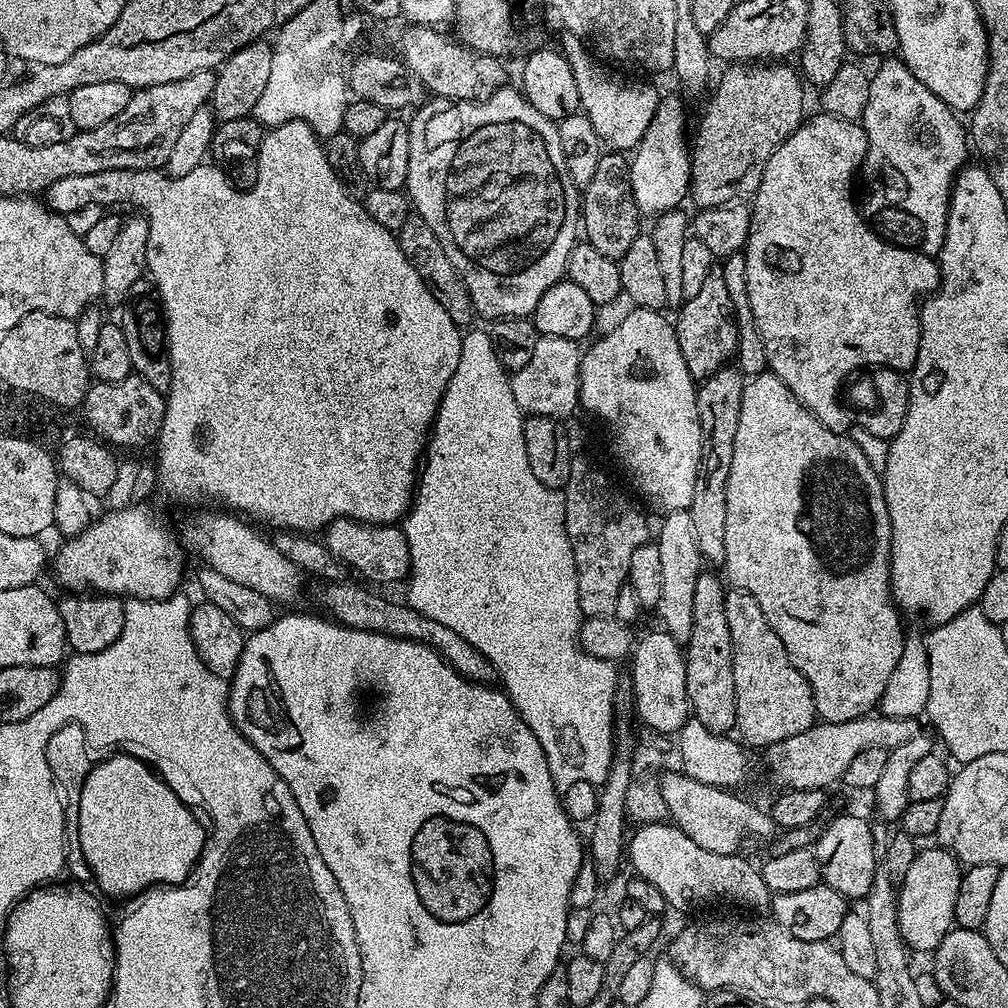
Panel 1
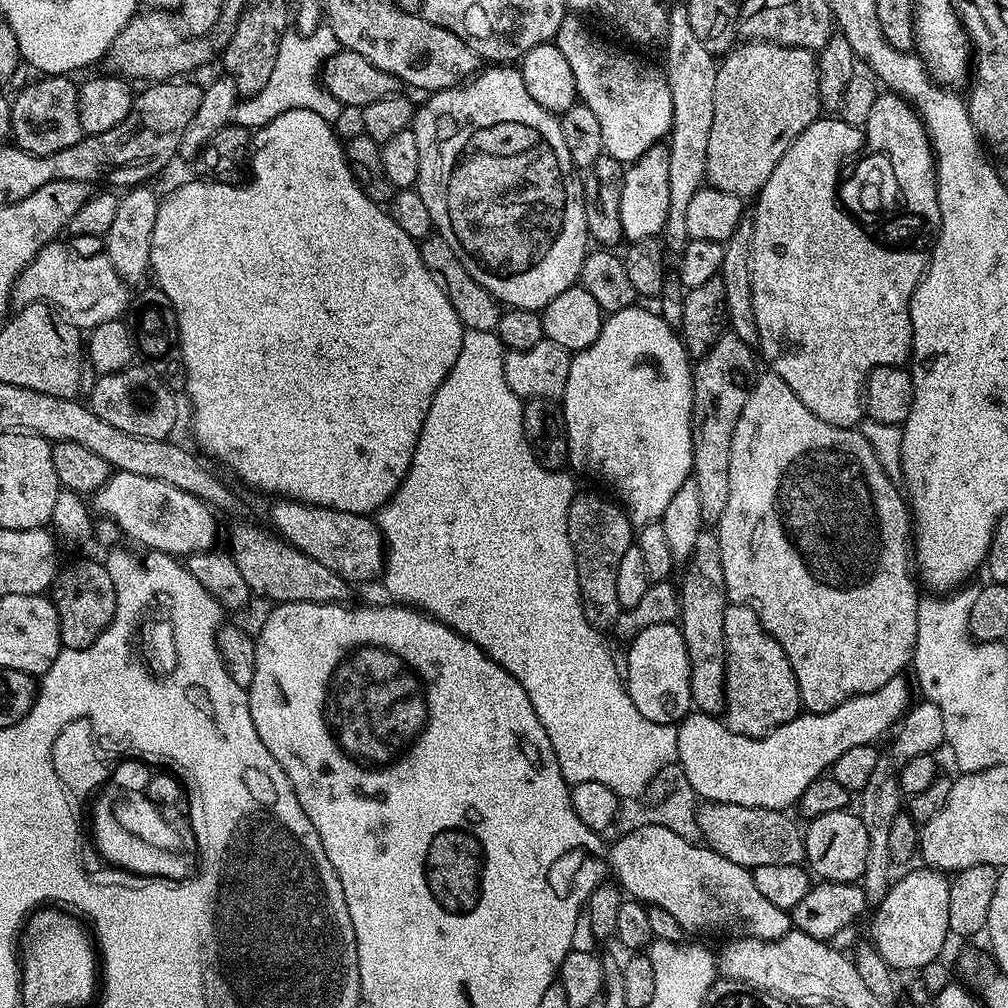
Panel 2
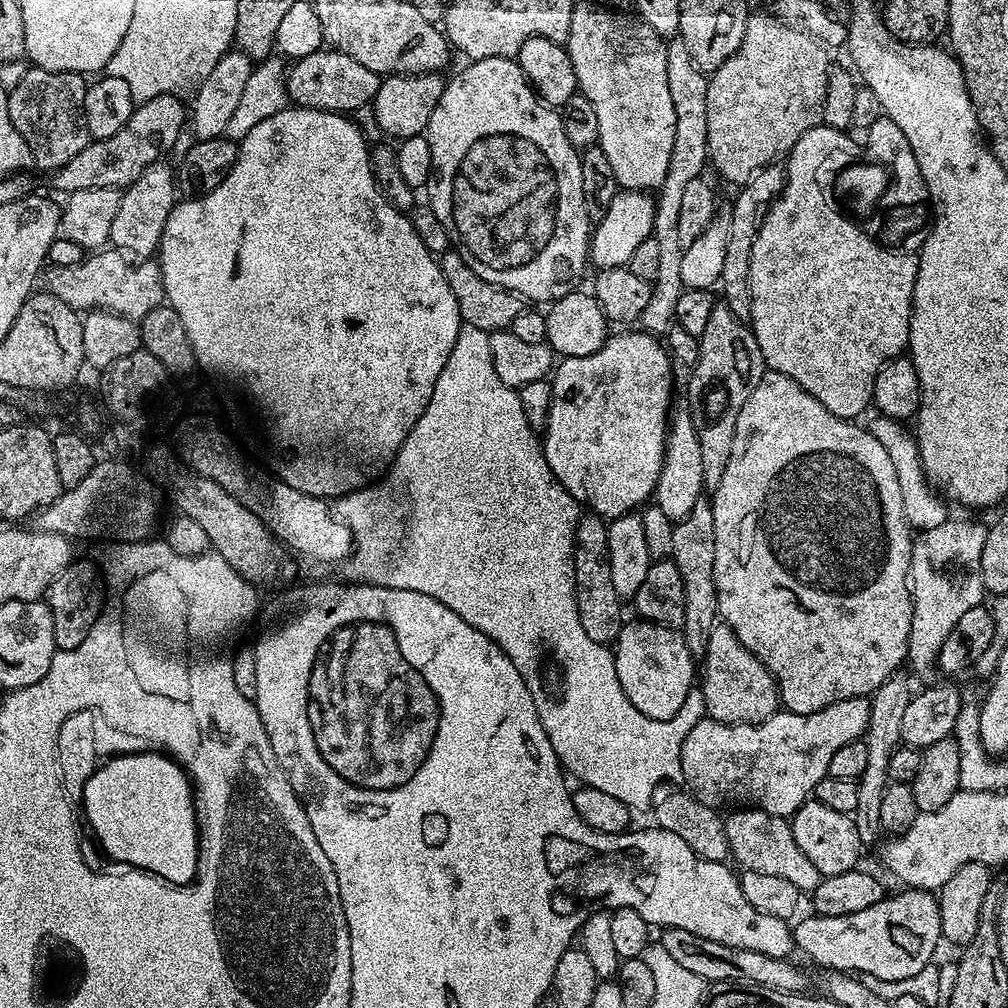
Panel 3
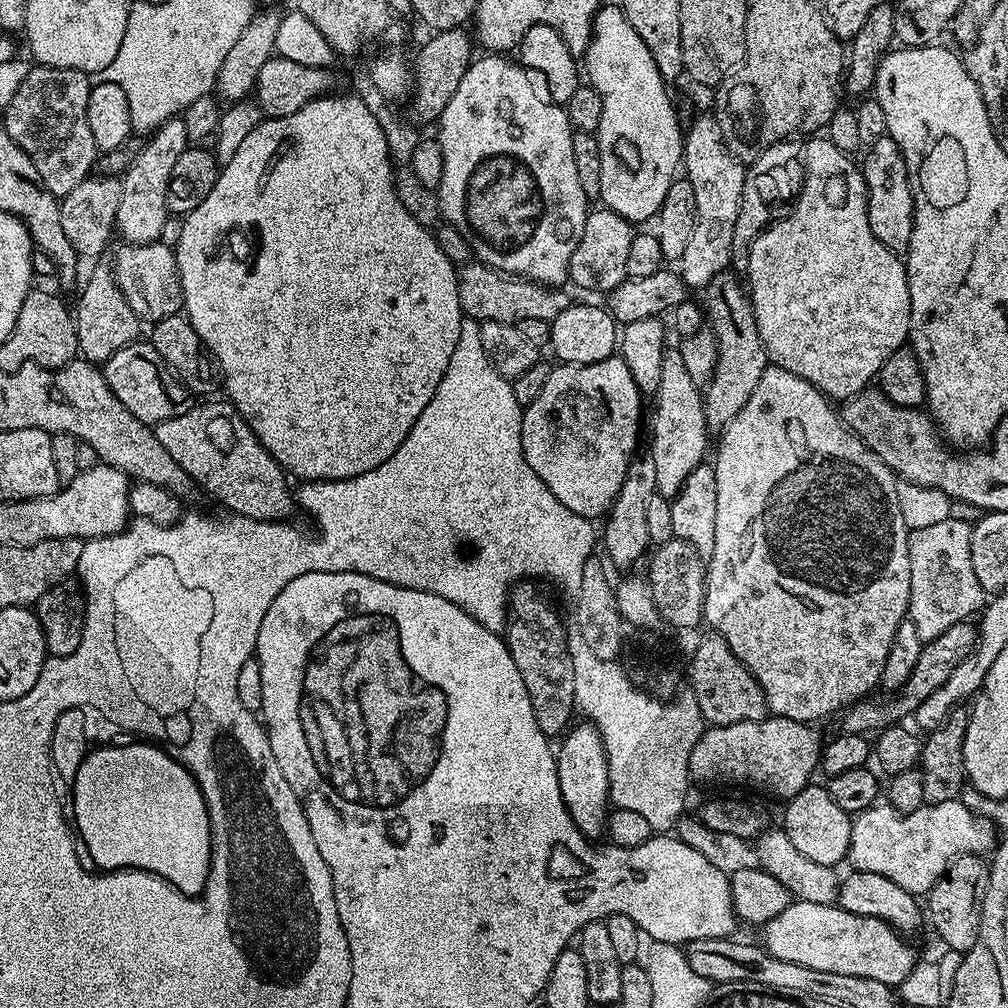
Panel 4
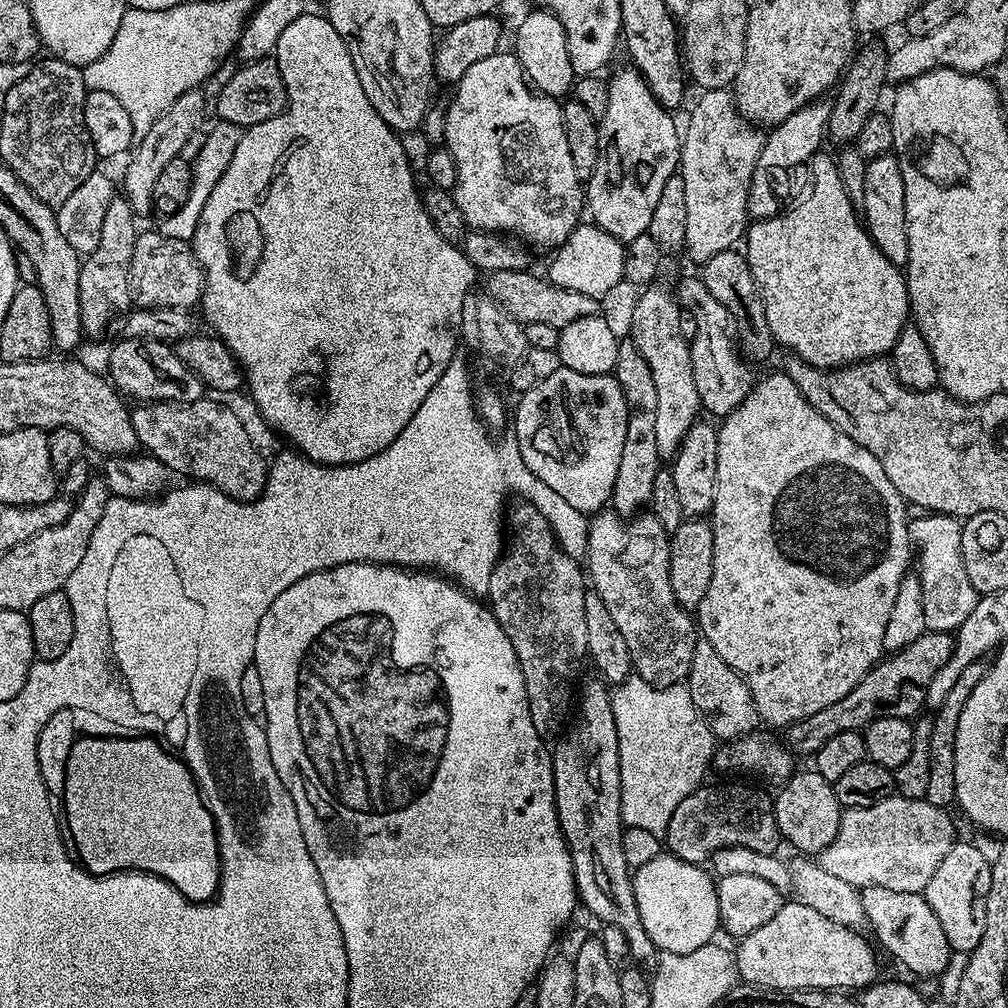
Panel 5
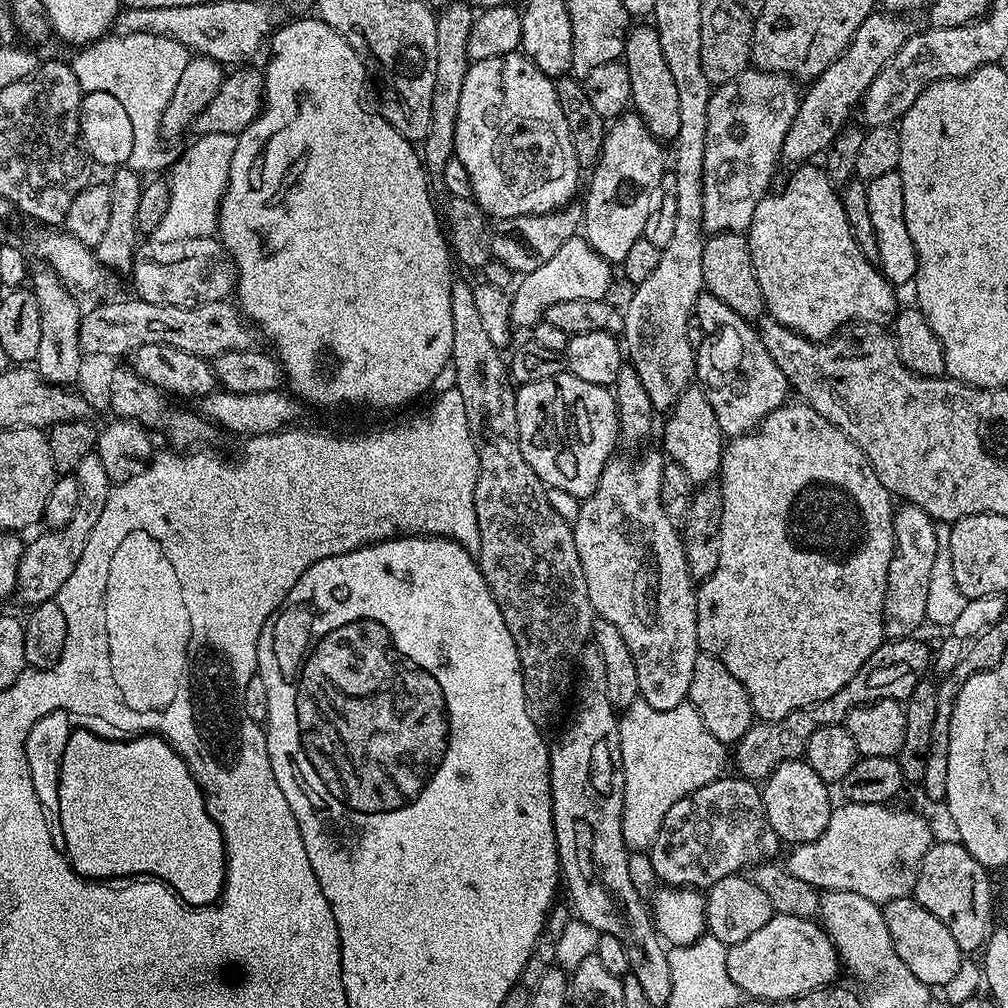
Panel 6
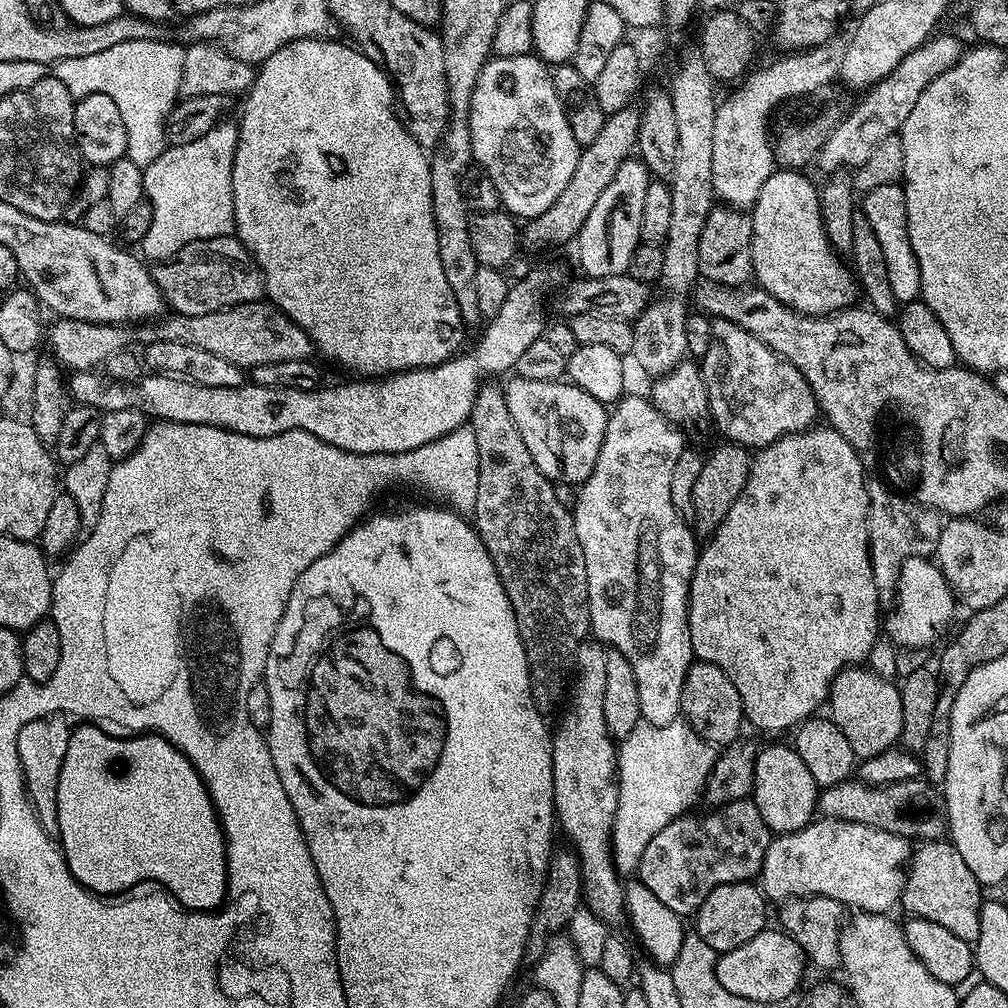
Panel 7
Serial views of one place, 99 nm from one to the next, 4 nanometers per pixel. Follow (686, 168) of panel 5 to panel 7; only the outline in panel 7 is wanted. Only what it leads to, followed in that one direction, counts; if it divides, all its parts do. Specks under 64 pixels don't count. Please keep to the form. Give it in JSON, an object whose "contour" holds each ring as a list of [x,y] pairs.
{"contour":[[[831,36],[817,48],[784,54],[777,64],[749,71],[733,87],[737,88],[725,100],[721,99],[717,103],[714,114],[712,191],[721,205],[748,210],[755,204],[758,194],[762,194],[762,185],[766,178],[772,176],[776,164],[776,154],[772,151],[770,117],[781,104],[827,89],[828,83],[839,77],[848,45],[848,40],[842,36]]]}

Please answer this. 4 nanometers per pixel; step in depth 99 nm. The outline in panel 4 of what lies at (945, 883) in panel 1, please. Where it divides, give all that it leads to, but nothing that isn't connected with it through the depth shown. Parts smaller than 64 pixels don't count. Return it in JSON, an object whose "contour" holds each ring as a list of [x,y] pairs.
{"contour":[[[793,899],[770,923],[763,925],[763,947],[782,962],[798,962],[810,970],[830,970],[834,974],[858,974],[899,986],[918,963],[916,952],[905,937],[885,920],[855,916],[836,904],[819,904]]]}

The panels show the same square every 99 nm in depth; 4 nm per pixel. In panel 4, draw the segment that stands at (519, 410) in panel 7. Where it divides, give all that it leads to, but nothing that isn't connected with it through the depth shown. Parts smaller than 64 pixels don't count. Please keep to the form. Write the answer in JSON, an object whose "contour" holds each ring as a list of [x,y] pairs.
{"contour":[[[613,354],[602,362],[553,367],[538,398],[523,409],[522,450],[526,454],[526,462],[530,462],[530,470],[534,470],[534,474],[550,486],[550,494],[554,494],[566,510],[574,510],[574,514],[582,514],[588,520],[595,521],[596,516],[603,517],[612,507],[614,498],[618,498],[618,492],[622,490],[628,467],[637,455],[640,399],[642,393],[634,382],[634,374],[630,374],[630,366],[626,366],[619,354]]]}

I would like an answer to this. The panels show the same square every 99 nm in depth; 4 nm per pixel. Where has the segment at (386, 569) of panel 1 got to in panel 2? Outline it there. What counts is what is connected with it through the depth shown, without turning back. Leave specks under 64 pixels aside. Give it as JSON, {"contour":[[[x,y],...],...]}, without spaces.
{"contour":[[[273,499],[268,508],[268,520],[281,540],[287,540],[302,554],[310,554],[314,562],[334,570],[349,585],[364,584],[381,575],[384,570],[386,545],[380,526],[371,515],[343,512],[337,508],[316,508],[300,500]]]}

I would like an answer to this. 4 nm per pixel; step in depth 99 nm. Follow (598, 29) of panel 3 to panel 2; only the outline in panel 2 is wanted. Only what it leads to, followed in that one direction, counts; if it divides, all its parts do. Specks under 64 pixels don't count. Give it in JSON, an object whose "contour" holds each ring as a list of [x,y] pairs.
{"contour":[[[564,15],[554,43],[558,50],[562,50],[566,62],[570,62],[570,70],[574,70],[579,103],[590,106],[598,118],[598,126],[602,126],[605,153],[627,166],[642,158],[646,150],[661,143],[671,132],[670,86],[659,67],[651,68],[634,53],[623,52],[599,40],[583,22],[579,15]]]}

